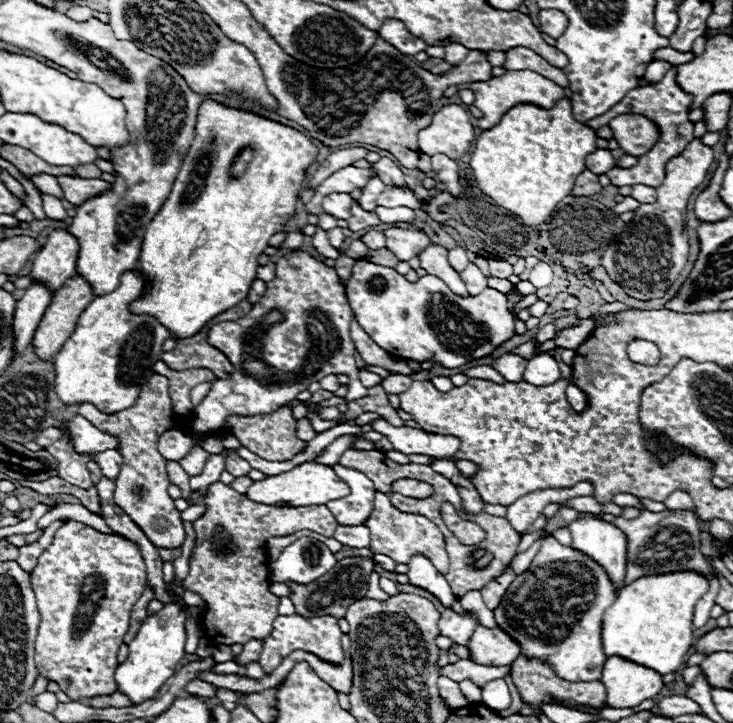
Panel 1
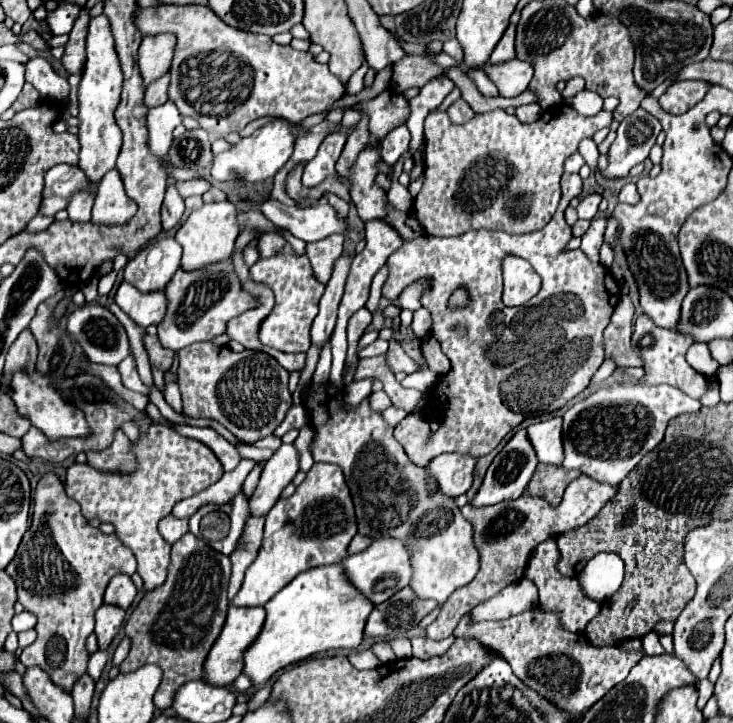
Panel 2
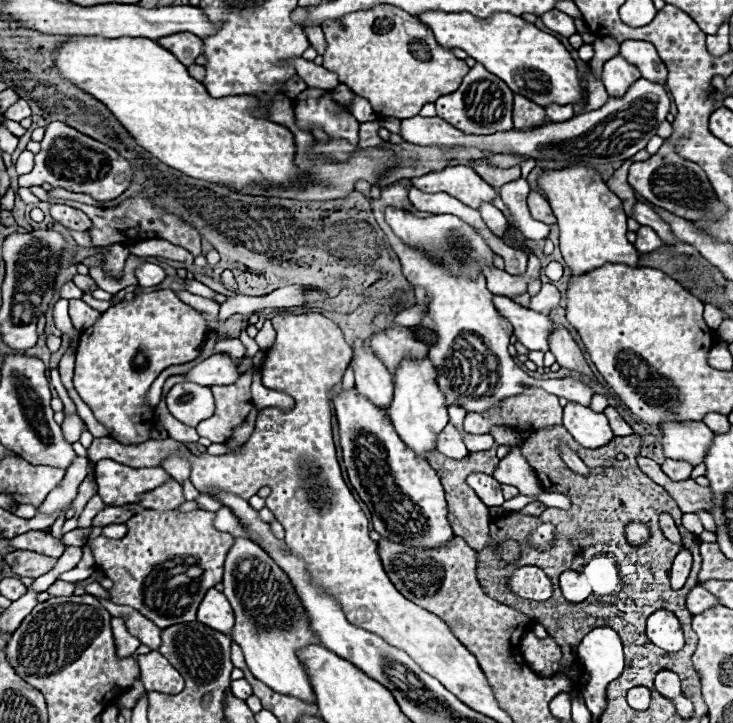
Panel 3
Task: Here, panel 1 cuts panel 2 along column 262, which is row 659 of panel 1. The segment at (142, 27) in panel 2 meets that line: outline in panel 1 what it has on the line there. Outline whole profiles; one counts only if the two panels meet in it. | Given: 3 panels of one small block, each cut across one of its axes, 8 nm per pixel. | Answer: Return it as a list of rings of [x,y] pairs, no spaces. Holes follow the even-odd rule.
[[[64,522],[54,542],[42,552],[36,568],[30,572],[34,596],[40,608],[40,626],[36,634],[36,668],[48,680],[58,682],[60,690],[72,700],[104,696],[116,692],[114,670],[116,654],[128,632],[132,606],[146,588],[146,562],[138,544],[120,534],[102,534],[80,522]]]

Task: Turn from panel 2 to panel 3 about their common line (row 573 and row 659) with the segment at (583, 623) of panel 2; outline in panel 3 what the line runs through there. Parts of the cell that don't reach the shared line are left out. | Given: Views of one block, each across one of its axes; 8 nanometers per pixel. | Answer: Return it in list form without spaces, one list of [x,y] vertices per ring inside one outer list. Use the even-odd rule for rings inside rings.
[[[530,630],[528,634],[522,636],[520,642],[520,652],[524,656],[524,660],[528,662],[528,666],[540,674],[540,676],[552,676],[554,672],[558,672],[558,662],[562,658],[562,650],[560,646],[552,640],[552,636],[546,636],[544,640],[536,638],[536,634]]]

